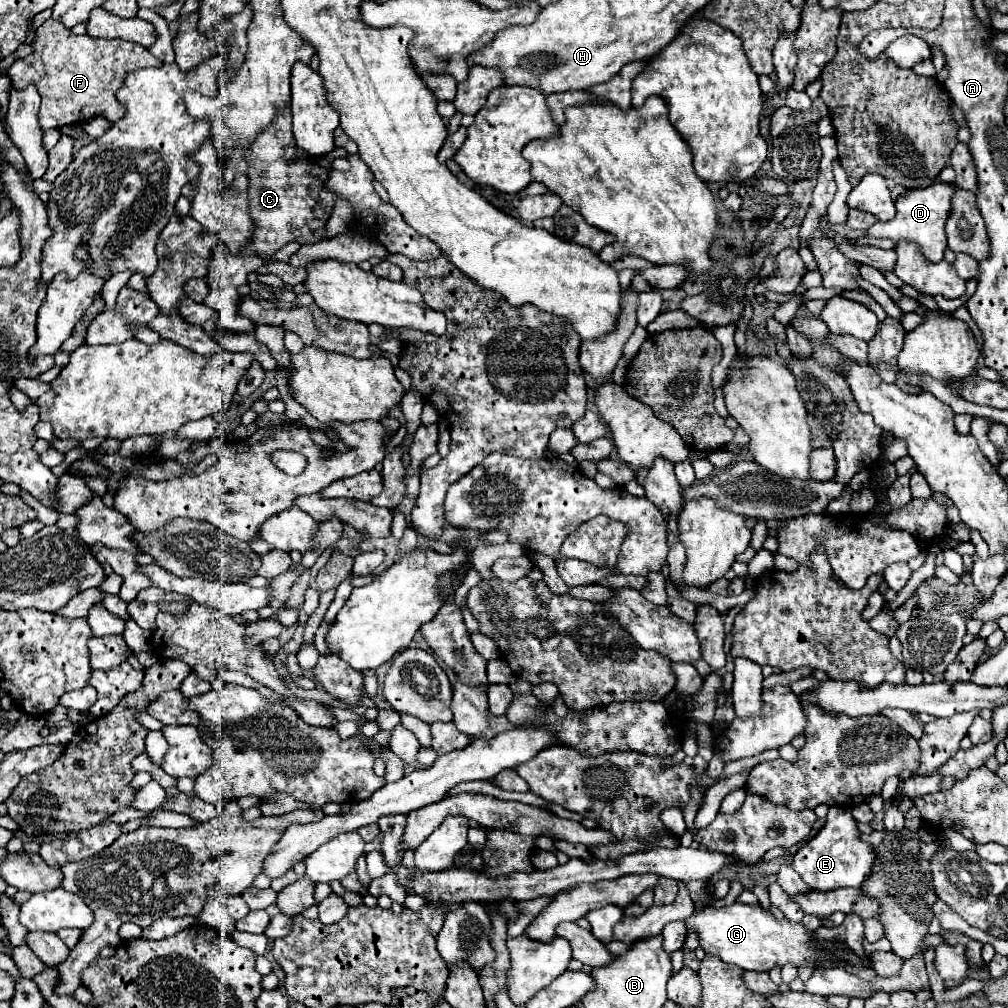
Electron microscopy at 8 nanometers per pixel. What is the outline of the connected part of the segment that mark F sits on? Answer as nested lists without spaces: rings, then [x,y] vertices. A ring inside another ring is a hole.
[[[47,19],[37,31],[33,39],[35,51],[31,57],[25,57],[21,61],[15,61],[9,69],[9,79],[15,89],[25,89],[27,85],[35,85],[41,95],[41,111],[39,111],[39,123],[43,129],[57,129],[63,125],[81,125],[97,115],[103,115],[107,121],[117,121],[125,115],[123,105],[117,101],[117,89],[123,85],[123,79],[129,71],[135,71],[139,67],[161,67],[163,63],[153,57],[145,47],[123,41],[123,39],[93,39],[89,35],[73,35],[69,29],[65,29],[59,21]]]

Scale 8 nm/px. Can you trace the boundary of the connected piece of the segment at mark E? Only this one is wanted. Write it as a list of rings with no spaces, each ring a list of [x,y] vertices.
[[[831,807],[823,829],[795,853],[791,865],[811,889],[839,889],[849,885],[861,887],[863,881],[871,875],[873,863],[875,855],[871,845],[859,839],[857,821],[853,819],[851,811]]]

